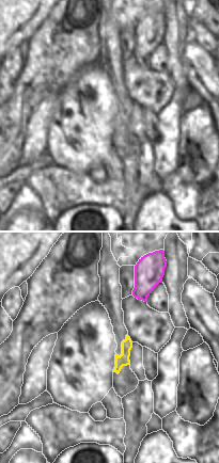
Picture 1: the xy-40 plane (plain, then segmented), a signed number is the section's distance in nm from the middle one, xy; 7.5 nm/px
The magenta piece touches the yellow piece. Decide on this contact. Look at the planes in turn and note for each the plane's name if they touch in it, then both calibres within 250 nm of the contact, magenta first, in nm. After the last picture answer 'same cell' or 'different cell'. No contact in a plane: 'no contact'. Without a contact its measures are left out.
no contact

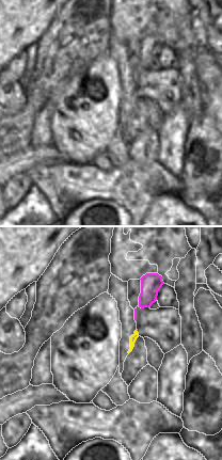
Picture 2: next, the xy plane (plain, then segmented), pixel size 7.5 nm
no contact

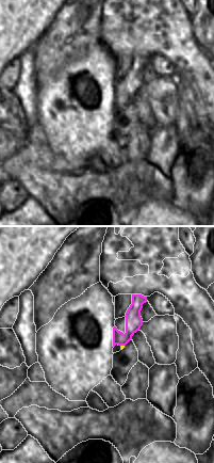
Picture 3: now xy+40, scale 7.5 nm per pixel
meets magenta in xy+40; 130 nm thick on the magenta side, 20 nm on the other

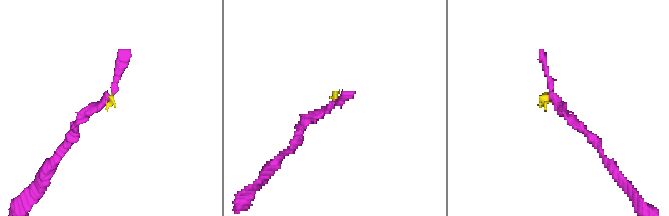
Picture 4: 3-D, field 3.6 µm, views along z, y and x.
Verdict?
different cell

